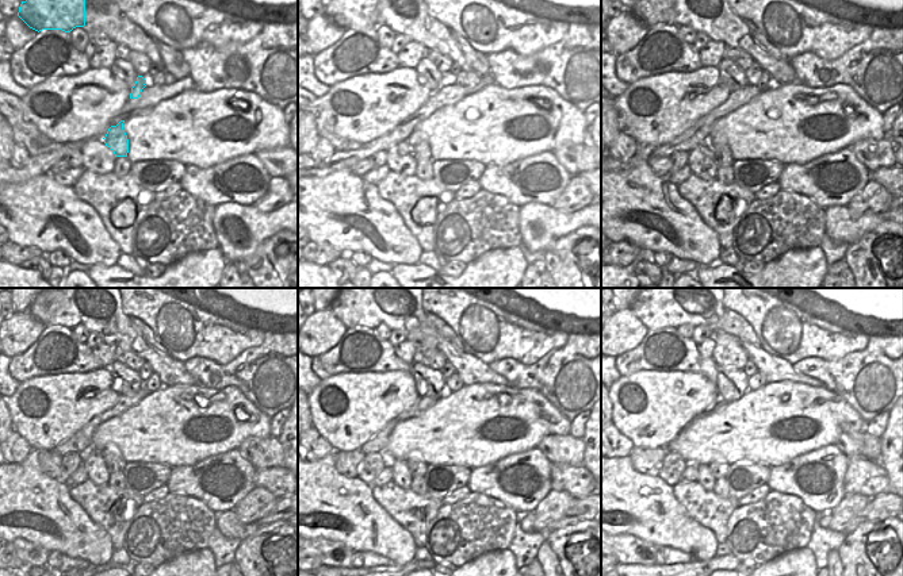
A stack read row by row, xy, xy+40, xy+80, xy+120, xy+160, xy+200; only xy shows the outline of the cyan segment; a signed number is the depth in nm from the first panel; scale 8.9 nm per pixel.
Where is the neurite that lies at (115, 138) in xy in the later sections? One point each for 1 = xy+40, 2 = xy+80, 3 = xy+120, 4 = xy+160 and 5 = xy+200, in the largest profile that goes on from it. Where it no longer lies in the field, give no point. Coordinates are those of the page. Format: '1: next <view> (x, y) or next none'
1: next xy+40 (417, 141)
2: next xy+80 (722, 156)
3: next xy+120 (114, 463)
4: next xy+160 (416, 467)
5: next xy+200 (719, 469)

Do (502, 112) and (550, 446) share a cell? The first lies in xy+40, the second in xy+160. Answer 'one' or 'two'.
two

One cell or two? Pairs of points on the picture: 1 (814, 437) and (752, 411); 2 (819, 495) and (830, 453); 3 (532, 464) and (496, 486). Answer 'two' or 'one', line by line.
1: one
2: one
3: one

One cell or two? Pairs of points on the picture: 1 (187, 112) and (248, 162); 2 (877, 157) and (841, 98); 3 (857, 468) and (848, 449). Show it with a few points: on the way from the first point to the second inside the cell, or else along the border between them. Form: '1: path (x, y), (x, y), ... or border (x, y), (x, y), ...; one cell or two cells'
1: border (255, 153), (243, 153), (217, 162), (210, 168); two cells
2: border (886, 137), (882, 139), (864, 138), (848, 146); two cells
3: border (848, 456), (863, 456), (879, 463); two cells

